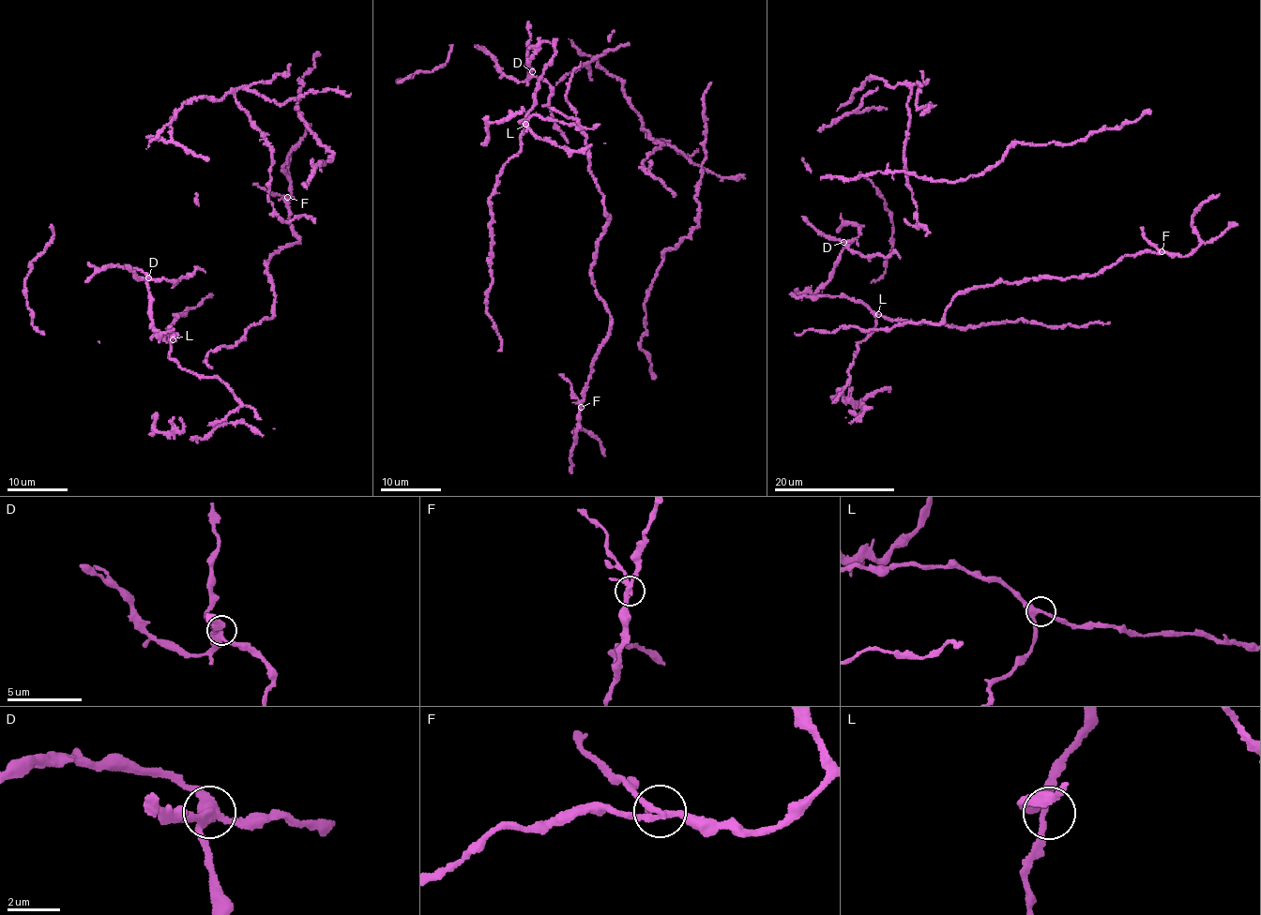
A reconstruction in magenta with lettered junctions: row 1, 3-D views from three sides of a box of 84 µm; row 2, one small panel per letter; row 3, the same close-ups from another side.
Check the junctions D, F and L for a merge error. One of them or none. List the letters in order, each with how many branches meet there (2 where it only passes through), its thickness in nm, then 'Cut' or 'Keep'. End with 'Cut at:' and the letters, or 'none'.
D: Branches: 4. Thickness 360 nm. Keep
F: Branches: 4. Thickness 240 nm. Cut
L: Branches: 3. Thickness 280 nm. Keep
Cut at: F

